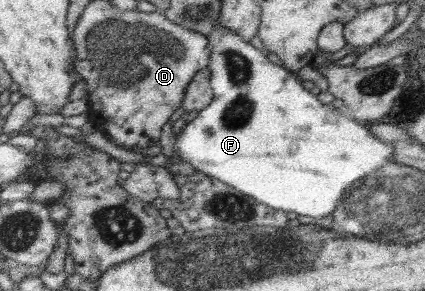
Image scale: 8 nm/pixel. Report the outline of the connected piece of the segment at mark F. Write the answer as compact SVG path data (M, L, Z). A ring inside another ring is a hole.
M219 23L213 34L208 69L215 98L176 137L174 154L183 162L245 192L261 204L311 218L332 215L343 195L360 186L363 179L376 173L384 164L393 163L395 148L373 135L366 123L353 119L344 108L335 109L332 103L323 104L301 85L301 79L294 72L271 61L236 32Z

